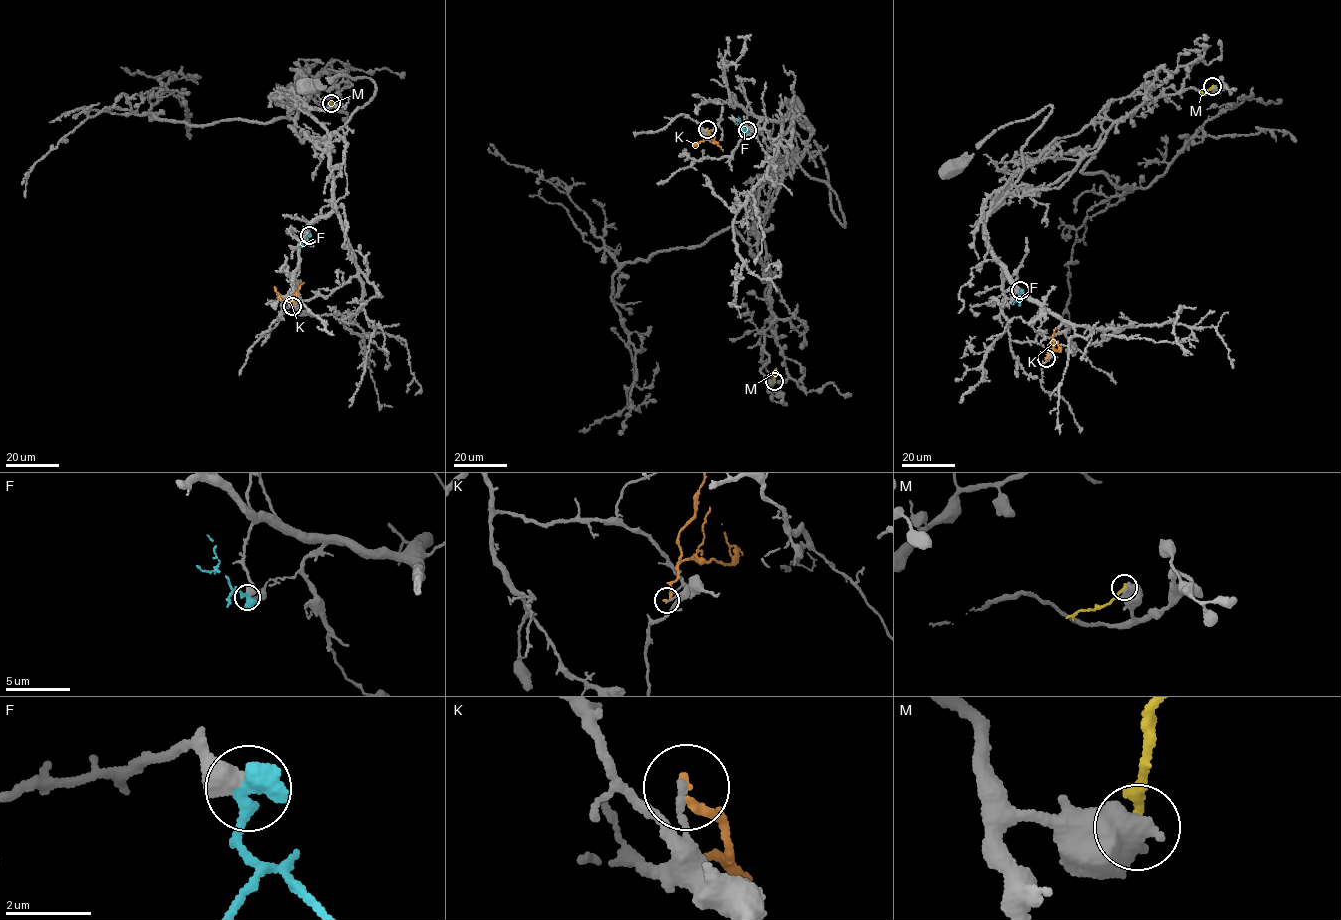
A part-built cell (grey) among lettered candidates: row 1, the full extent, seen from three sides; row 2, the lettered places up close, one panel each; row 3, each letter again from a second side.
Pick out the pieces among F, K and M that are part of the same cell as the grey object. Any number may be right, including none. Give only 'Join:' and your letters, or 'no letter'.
Join: F

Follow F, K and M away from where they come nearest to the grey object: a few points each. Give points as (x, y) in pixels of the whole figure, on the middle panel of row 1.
F: (747, 130), (738, 117)
K: (707, 129), (709, 136), (696, 145), (694, 143)
M: (774, 381), (776, 368)

